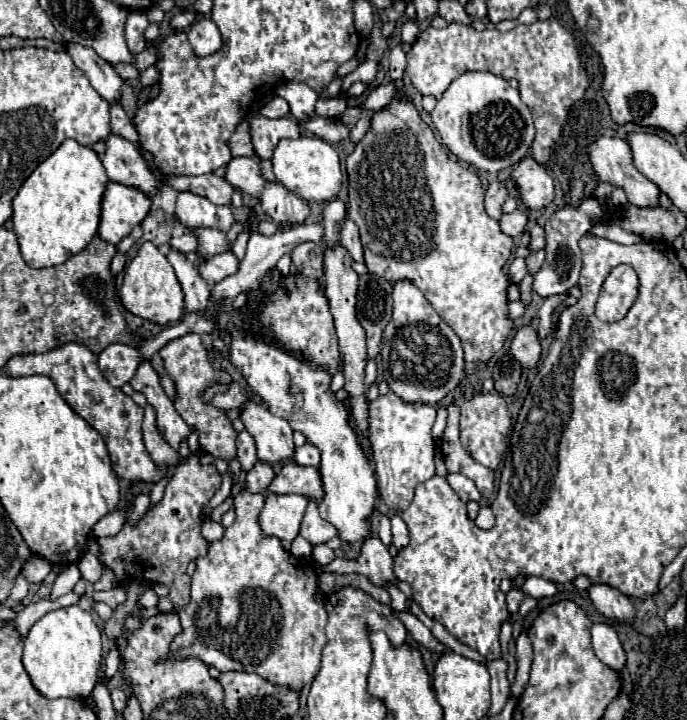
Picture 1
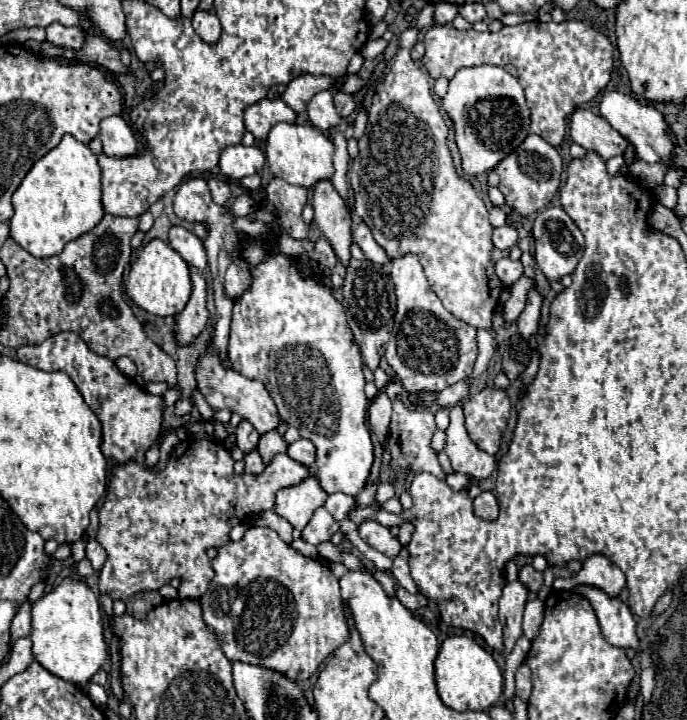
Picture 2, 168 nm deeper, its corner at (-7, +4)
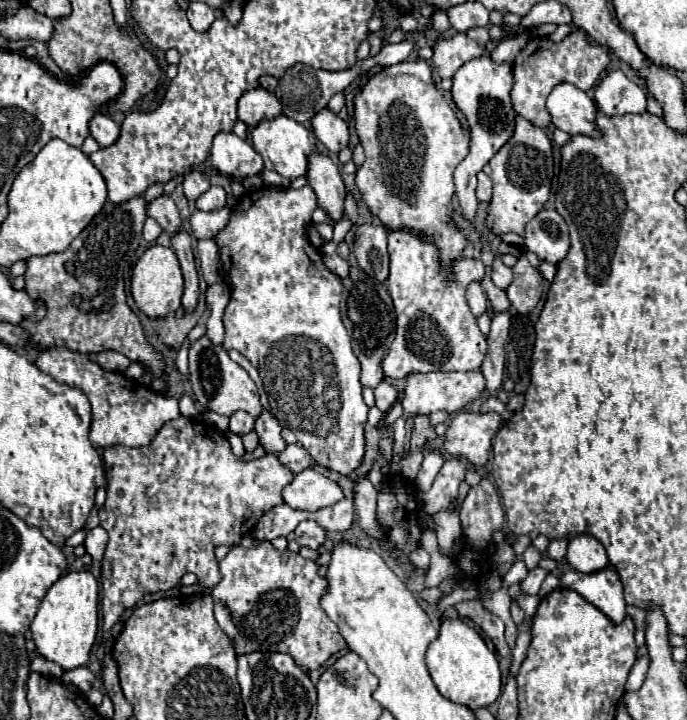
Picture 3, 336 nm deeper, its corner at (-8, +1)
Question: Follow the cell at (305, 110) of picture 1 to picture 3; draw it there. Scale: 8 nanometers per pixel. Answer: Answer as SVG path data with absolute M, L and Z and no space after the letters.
M328 109L316 113L316 117L312 119L312 129L318 141L330 149L330 153L338 155L344 147L348 147L348 125L336 113Z

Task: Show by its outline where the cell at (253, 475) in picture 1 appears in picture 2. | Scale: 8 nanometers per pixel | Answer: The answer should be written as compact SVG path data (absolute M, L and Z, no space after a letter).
M275 430L275 432L267 432L267 436L261 436L257 450L259 450L261 458L263 458L263 464L269 464L275 454L287 452L287 444L281 438L281 434Z

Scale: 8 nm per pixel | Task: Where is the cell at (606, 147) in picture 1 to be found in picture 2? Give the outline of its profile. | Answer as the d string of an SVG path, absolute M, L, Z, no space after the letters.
M589 110L573 112L569 136L575 144L583 146L585 150L597 152L605 162L611 156L625 154L627 150L627 140L615 128L611 128L611 124L605 118Z

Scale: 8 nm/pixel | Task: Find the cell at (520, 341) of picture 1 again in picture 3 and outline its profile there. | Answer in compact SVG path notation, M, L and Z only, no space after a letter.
M524 255L518 257L512 271L514 271L514 281L506 289L506 295L508 295L510 303L512 303L512 307L520 315L528 315L536 307L536 303L540 301L542 275L538 273L536 267L532 267L528 263L528 259Z

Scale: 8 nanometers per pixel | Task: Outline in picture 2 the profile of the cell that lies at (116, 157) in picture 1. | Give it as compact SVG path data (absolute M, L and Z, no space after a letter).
M109 116L101 122L99 138L103 142L103 154L111 158L131 158L139 154L139 144L131 126L123 116Z

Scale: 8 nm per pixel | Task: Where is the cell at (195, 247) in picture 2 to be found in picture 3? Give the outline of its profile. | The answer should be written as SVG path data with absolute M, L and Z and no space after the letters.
M160 195L154 201L150 201L146 205L146 211L152 219L156 219L164 231L168 233L176 233L180 229L180 217L178 217L178 209L174 205L174 201L170 199L170 195Z

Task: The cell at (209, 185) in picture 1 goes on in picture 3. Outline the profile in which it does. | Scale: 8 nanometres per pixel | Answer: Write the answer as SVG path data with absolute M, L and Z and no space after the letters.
M210 187L206 193L202 193L196 201L194 201L196 209L200 211L218 211L226 205L226 191L222 187Z

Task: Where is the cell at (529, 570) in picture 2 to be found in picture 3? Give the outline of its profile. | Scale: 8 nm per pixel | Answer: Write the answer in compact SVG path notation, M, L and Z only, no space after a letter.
M530 545L530 547L524 551L522 559L524 559L524 563L526 563L528 569L534 569L534 567L538 567L538 561L542 559L542 553L540 553L534 545Z

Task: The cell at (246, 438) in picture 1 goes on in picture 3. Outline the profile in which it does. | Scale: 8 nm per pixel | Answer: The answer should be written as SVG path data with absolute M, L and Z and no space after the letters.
M236 411L232 417L230 417L230 431L236 433L236 435L244 435L248 433L250 429L254 429L254 417L246 411Z

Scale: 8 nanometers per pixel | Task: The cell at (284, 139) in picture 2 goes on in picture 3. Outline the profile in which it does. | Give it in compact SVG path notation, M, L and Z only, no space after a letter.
M278 115L272 121L262 119L256 127L250 129L250 141L252 141L252 147L260 153L264 167L280 173L290 181L308 173L308 155L316 151L316 137L304 125L296 123L286 115Z

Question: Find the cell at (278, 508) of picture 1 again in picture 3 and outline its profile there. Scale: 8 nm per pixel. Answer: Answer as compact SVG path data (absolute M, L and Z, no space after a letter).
M308 467L294 475L294 481L284 487L282 497L294 509L318 511L318 509L330 507L338 503L340 499L344 499L344 493L336 481Z

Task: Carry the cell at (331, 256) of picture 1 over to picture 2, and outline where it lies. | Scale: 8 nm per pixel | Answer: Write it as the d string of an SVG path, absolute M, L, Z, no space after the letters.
M323 180L313 188L313 210L315 210L315 224L321 234L333 246L337 260L343 268L349 266L351 260L351 216L347 204L339 198L333 184Z

